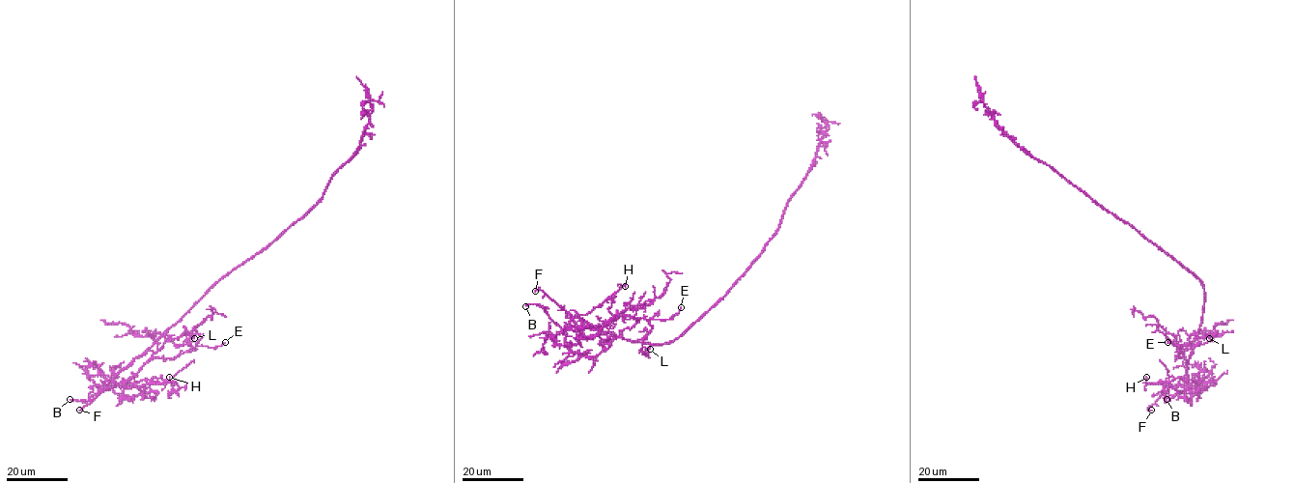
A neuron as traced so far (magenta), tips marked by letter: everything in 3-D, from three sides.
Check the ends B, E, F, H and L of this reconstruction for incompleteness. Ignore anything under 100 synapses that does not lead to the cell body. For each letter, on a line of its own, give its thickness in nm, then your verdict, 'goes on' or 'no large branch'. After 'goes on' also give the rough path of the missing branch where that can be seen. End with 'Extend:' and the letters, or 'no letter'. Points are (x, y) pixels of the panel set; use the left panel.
B: calibre 200 nm; no large branch
E: calibre 120 nm; no large branch
F: calibre 180 nm; goes on; course (79, 410), (42, 409), (25, 399), (15, 398)
H: calibre 130 nm; no large branch
L: calibre 170 nm; no large branch
Extend: F

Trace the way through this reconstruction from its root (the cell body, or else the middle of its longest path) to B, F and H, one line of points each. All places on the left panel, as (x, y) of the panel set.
B: (230, 271), (110, 383), (87, 401), (70, 399)
F: (230, 271), (141, 355), (122, 369), (113, 379), (115, 386), (100, 391), (79, 410)
H: (230, 271), (141, 355), (114, 377), (113, 383), (124, 387), (165, 383), (169, 377)

